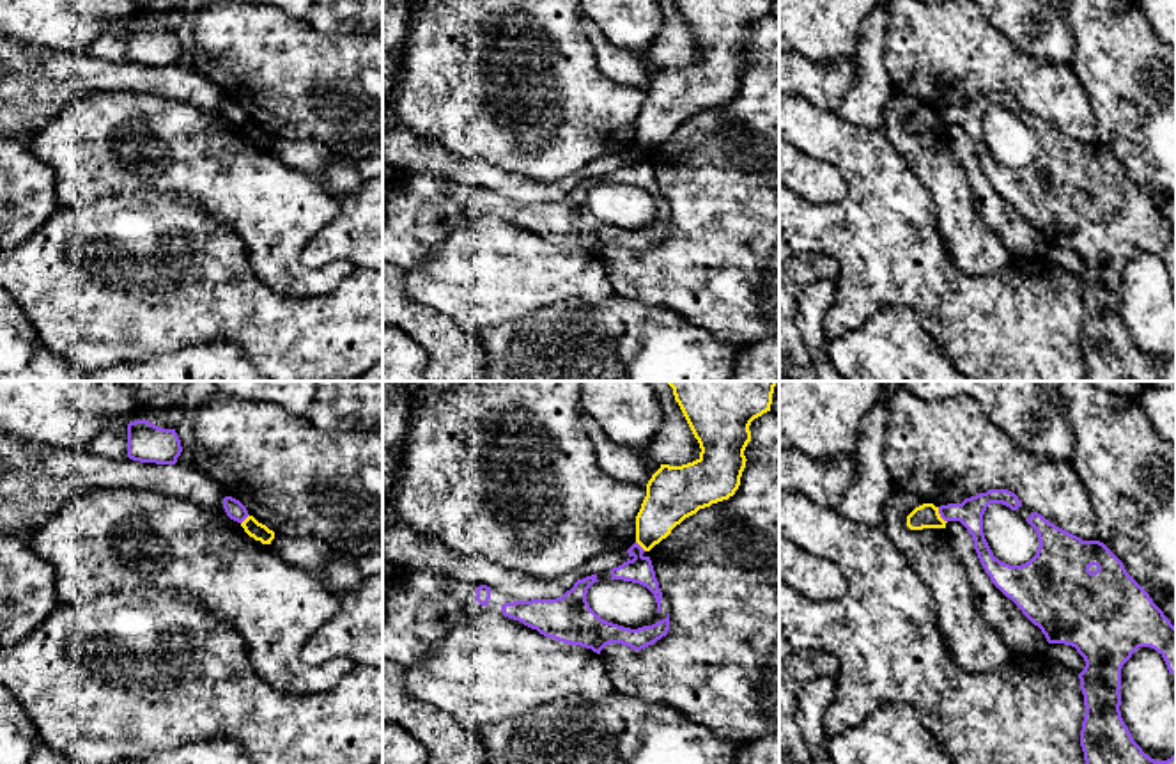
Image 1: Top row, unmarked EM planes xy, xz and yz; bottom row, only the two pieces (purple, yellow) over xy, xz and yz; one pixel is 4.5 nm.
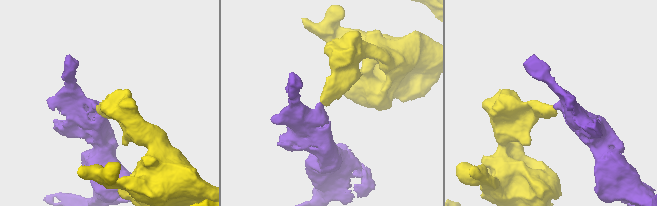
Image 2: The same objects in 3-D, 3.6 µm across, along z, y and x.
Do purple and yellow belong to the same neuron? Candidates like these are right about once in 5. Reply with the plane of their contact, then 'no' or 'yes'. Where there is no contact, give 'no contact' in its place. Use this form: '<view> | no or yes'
yz | no

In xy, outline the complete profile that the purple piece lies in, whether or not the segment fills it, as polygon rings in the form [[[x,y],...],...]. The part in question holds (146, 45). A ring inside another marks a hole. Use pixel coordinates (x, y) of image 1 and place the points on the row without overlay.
[[[149,23],[128,27],[128,60],[140,66],[175,67],[182,50],[175,32]]]

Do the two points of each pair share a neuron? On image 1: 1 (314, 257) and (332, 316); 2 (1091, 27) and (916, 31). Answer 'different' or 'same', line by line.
1: different
2: different

